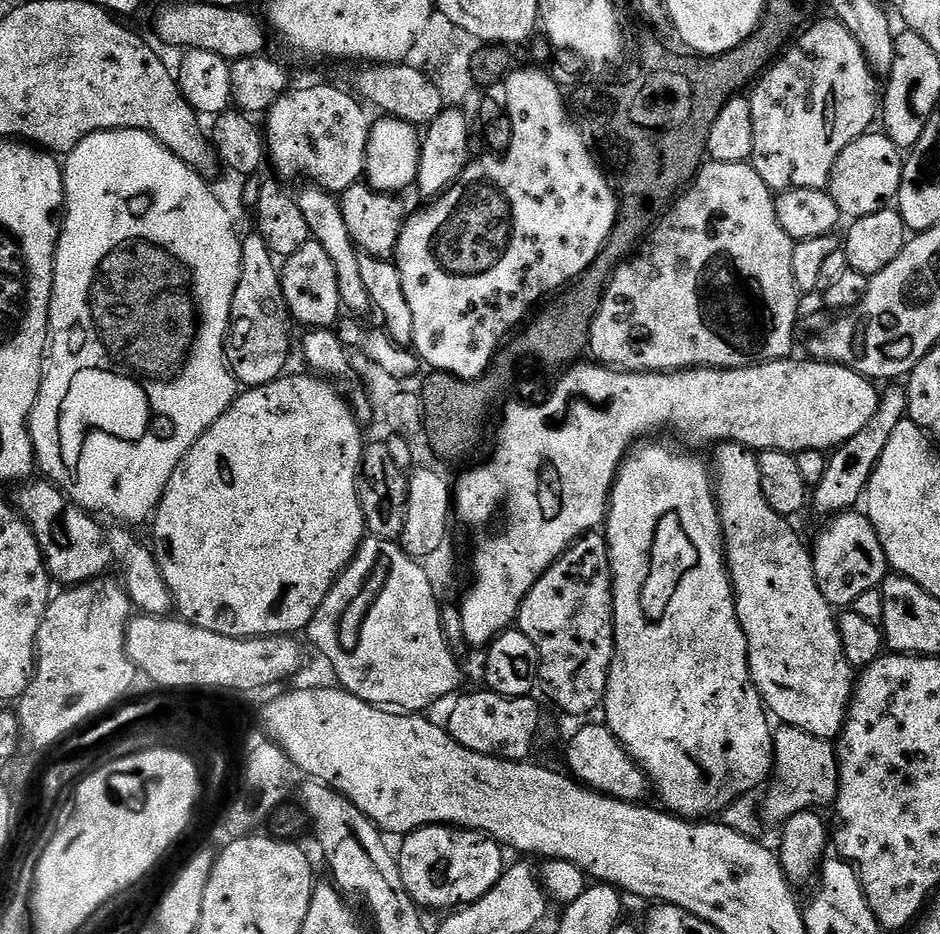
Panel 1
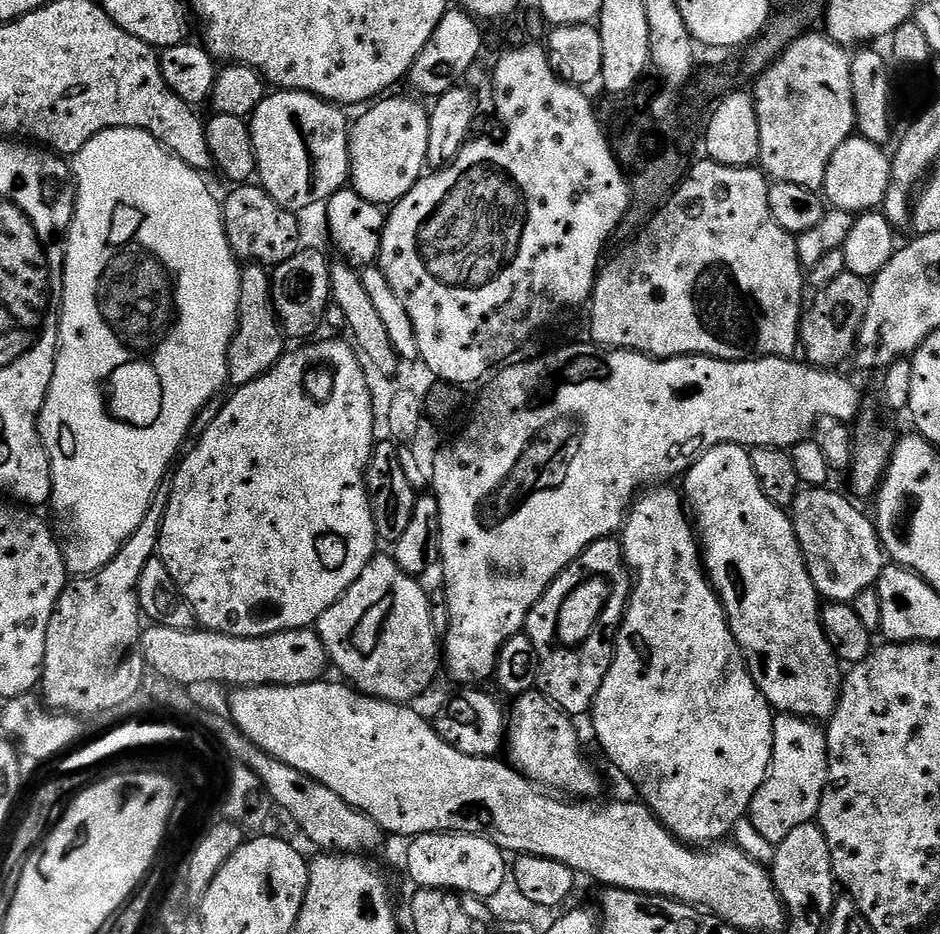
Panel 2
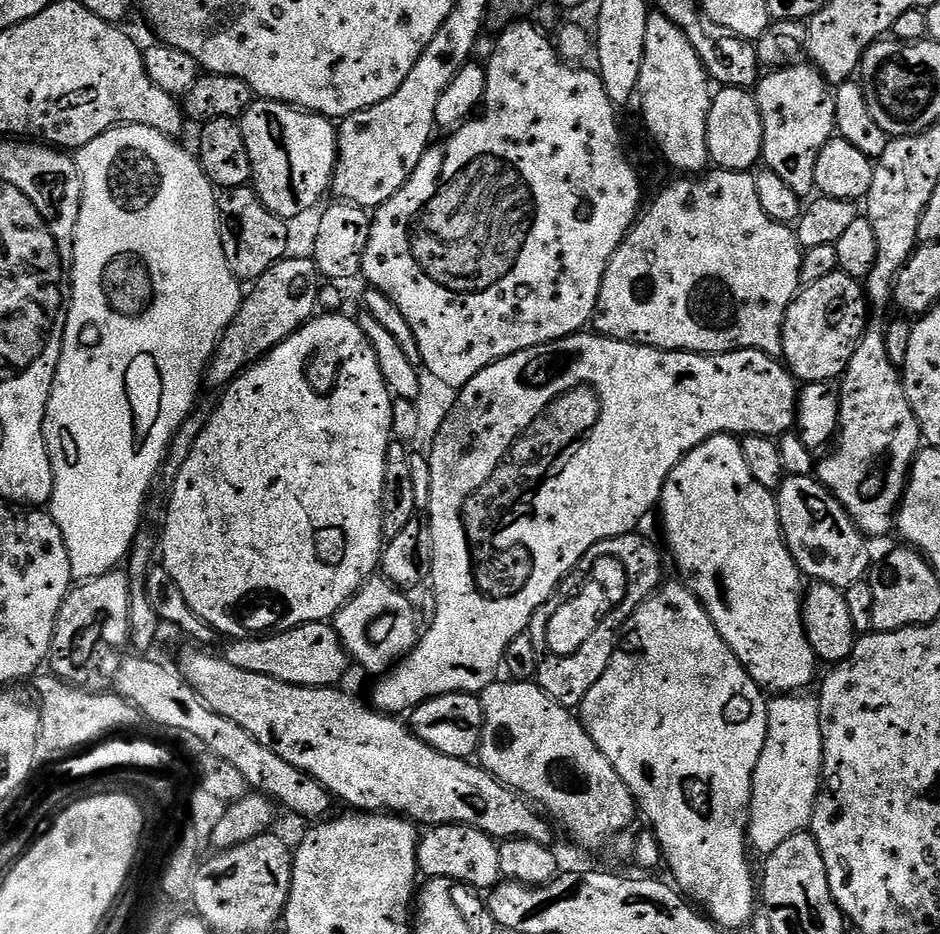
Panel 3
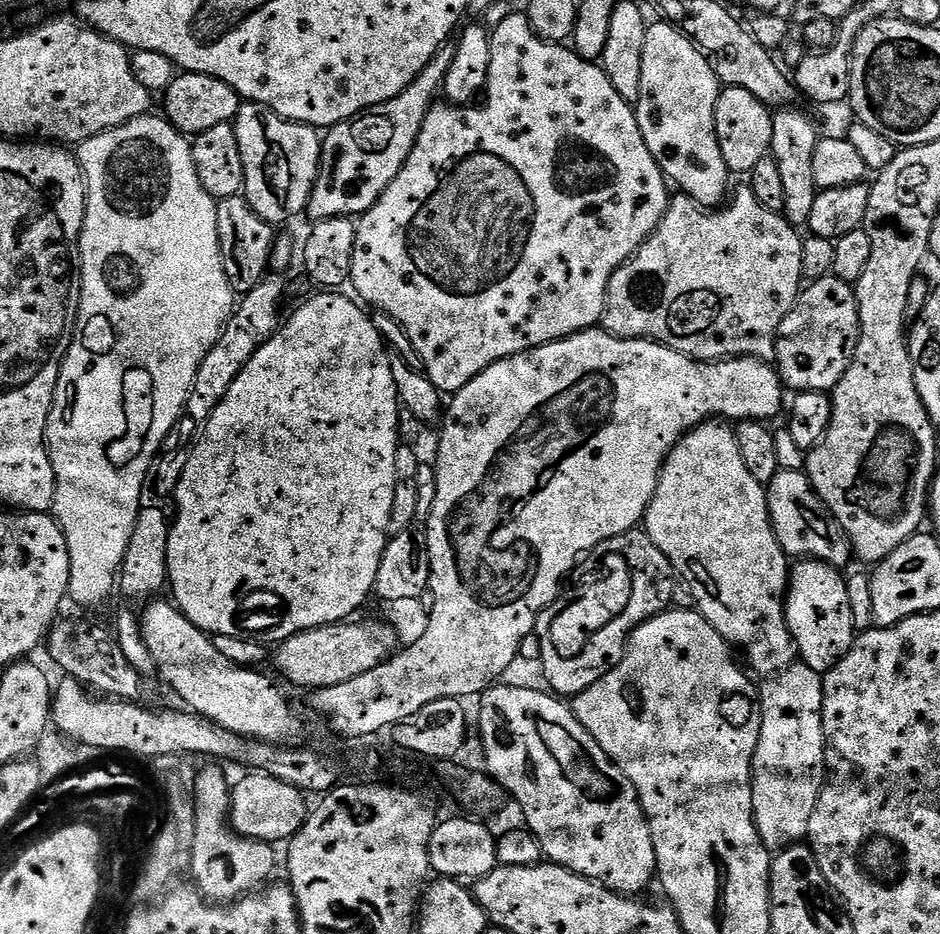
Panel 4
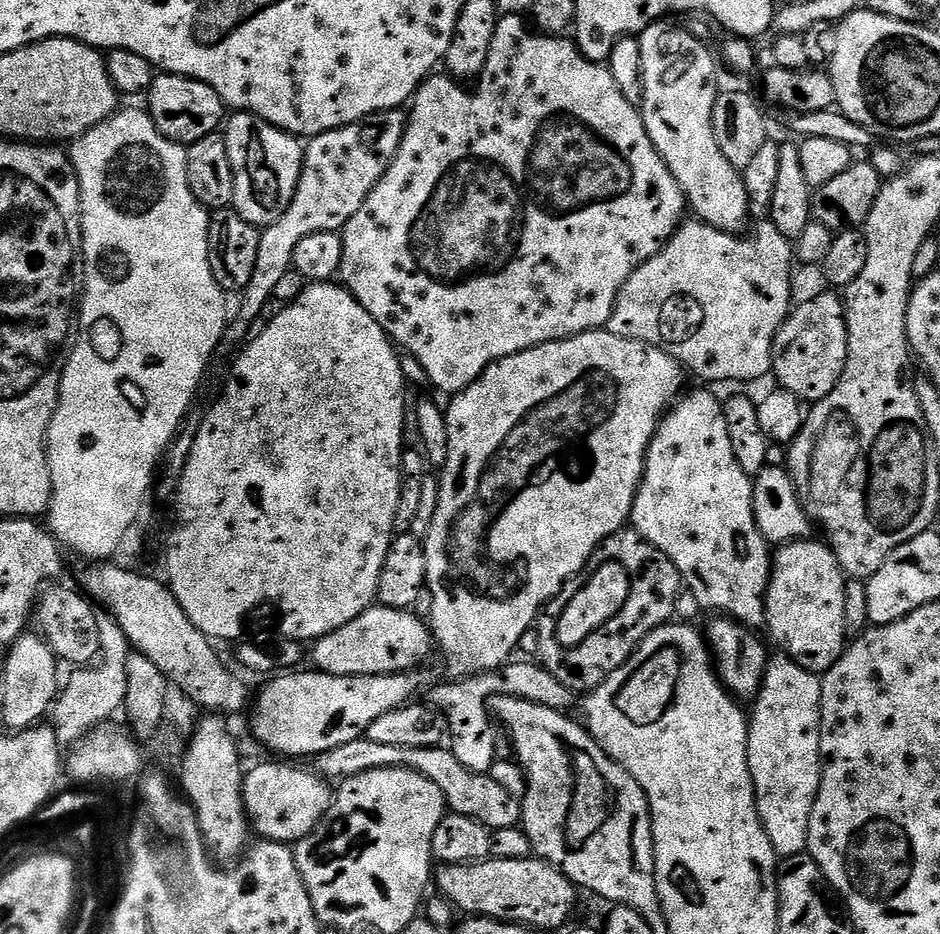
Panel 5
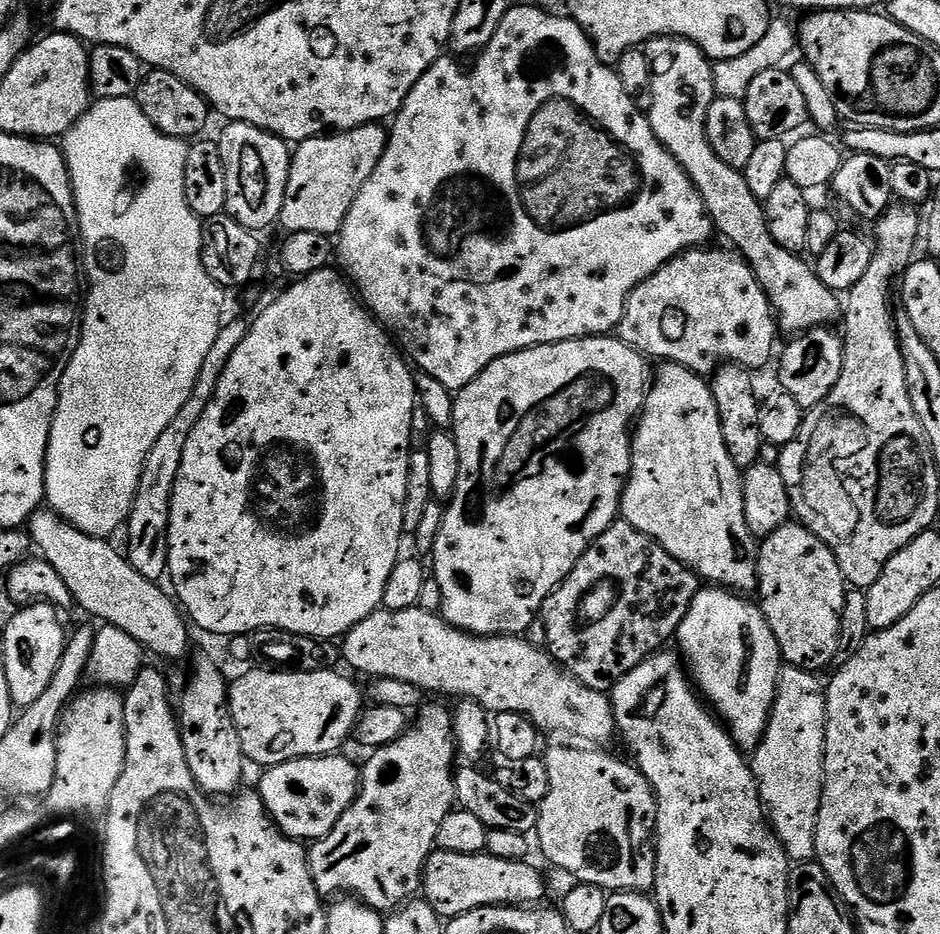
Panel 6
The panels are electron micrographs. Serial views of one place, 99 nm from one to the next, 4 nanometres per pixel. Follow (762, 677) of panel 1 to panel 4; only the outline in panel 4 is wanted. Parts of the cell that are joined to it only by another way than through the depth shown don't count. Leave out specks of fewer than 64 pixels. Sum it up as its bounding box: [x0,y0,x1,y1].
[642,422,797,678]

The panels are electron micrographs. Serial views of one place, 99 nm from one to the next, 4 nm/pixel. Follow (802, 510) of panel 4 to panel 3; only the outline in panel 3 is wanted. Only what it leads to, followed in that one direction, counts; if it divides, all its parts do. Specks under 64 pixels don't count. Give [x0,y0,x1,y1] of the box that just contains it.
[775,476,873,590]

